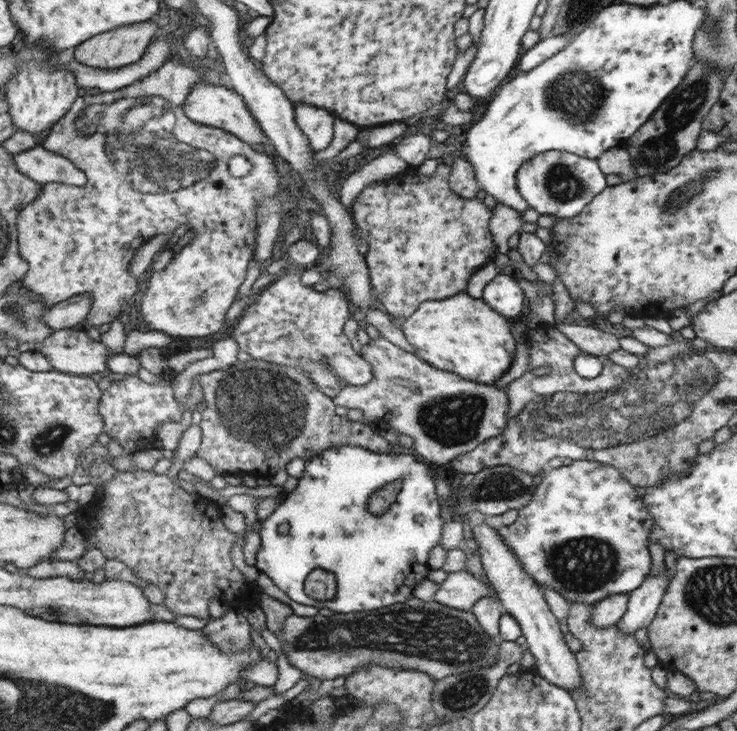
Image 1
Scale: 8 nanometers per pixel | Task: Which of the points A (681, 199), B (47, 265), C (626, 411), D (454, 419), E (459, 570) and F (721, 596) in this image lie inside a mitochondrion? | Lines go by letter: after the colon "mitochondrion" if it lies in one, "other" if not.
A: mitochondrion
B: other
C: mitochondrion
D: mitochondrion
E: other
F: mitochondrion

